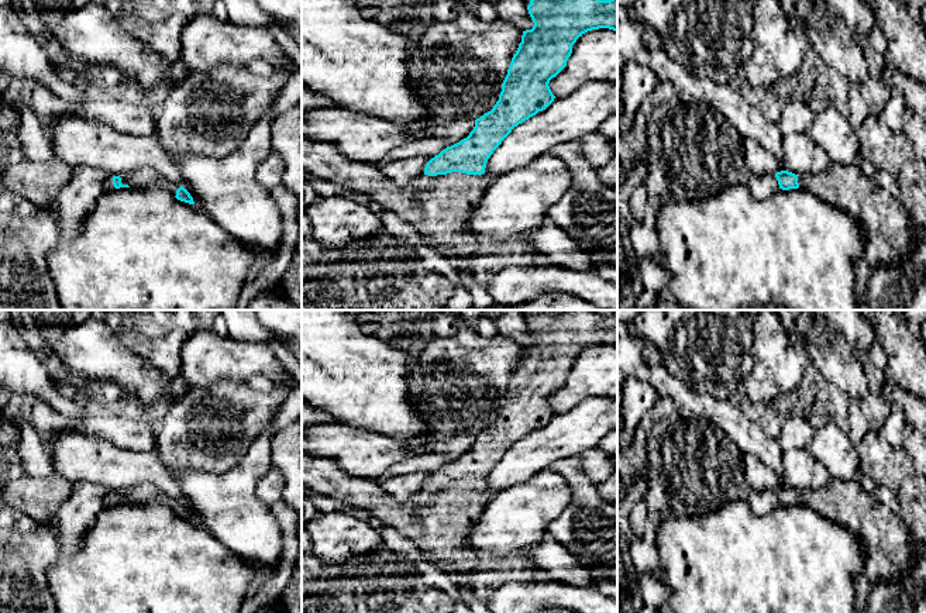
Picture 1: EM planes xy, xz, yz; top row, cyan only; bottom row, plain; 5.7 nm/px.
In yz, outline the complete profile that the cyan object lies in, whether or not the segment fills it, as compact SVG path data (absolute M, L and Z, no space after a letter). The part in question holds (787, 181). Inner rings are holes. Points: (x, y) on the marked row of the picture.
M829 162L819 173L775 173L779 189L803 189L851 214L865 235L864 258L872 269L898 266L912 254L920 225L899 197L881 190L854 163Z

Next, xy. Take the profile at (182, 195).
M137 169L121 176L109 175L106 178L106 190L114 190L120 187L131 187L131 189L161 187L171 192L178 200L195 204L193 197L183 186L165 179L152 169Z

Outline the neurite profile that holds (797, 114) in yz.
M792 96L782 106L777 125L782 135L792 132L808 132L815 114L816 109L808 103L806 97Z

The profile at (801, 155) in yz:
M792 132L782 138L785 171L795 175L819 173L827 168L829 155L816 145L808 132Z

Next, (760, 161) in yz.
M744 138L743 155L753 176L775 175L778 171L777 156L754 138Z

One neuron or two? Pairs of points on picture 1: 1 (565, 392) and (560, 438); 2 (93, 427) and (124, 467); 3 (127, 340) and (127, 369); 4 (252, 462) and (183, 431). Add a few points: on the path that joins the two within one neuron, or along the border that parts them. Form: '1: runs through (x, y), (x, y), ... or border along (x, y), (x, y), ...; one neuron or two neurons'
1: border along (592, 396), (584, 398), (561, 413), (556, 413); two neurons
2: border along (72, 429), (134, 451); two neurons
3: border along (119, 334), (119, 340), (126, 347), (141, 355); two neurons
4: border along (262, 433), (230, 468); two neurons

